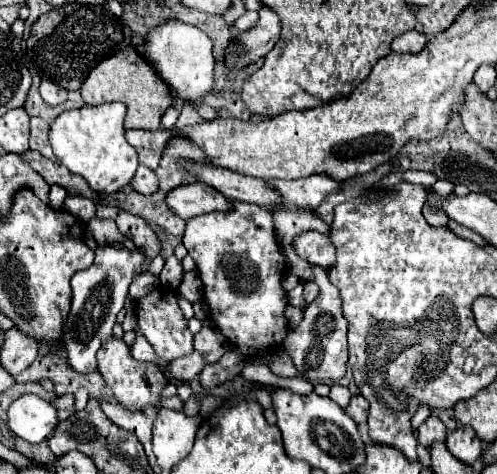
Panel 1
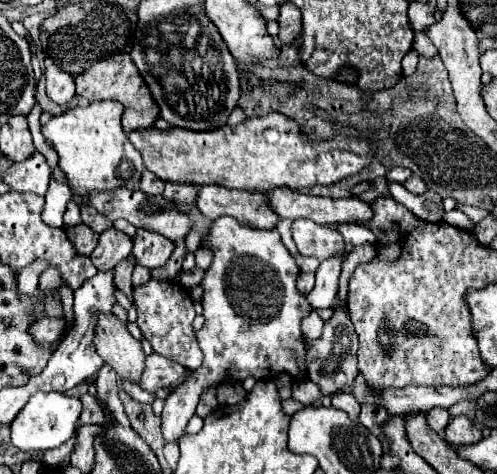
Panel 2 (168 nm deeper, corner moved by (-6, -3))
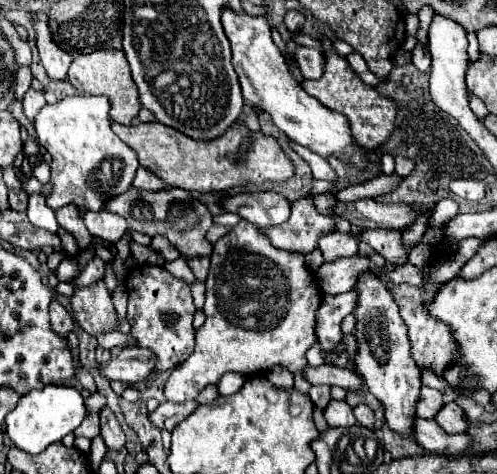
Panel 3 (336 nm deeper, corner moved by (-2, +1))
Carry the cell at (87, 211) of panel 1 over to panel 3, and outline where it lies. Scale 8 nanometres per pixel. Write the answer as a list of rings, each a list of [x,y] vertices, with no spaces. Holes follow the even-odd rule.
[[[85,212],[83,222],[87,226],[87,230],[91,232],[91,236],[107,240],[107,242],[117,242],[125,230],[127,230],[127,222],[123,220],[123,216],[119,214],[111,214],[111,212]]]

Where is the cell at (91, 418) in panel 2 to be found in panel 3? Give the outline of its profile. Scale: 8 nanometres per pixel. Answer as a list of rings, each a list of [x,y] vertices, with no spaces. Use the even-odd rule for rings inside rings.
[[[105,406],[101,412],[99,412],[99,420],[101,420],[101,436],[105,440],[105,444],[113,450],[119,450],[123,448],[125,444],[125,434],[115,418],[115,414]]]

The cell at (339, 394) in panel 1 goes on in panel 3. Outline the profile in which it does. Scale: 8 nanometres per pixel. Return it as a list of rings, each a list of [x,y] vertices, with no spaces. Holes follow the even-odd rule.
[[[331,400],[329,406],[325,408],[325,420],[329,426],[351,426],[355,424],[353,408],[347,402]]]

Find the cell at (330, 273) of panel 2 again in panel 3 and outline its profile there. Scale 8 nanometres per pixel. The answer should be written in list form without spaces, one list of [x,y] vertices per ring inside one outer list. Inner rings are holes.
[[[359,230],[353,232],[353,236],[341,234],[341,232],[323,236],[323,240],[319,240],[319,250],[323,252],[325,262],[333,262],[337,258],[357,254],[357,236],[359,236]]]

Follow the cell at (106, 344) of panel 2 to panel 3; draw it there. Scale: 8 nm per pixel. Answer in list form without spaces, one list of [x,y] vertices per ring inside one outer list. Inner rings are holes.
[[[103,282],[87,288],[75,288],[71,306],[75,320],[87,334],[101,336],[117,330],[117,312]]]

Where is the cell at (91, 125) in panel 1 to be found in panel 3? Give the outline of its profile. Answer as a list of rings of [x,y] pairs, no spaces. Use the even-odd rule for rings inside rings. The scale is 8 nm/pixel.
[[[83,94],[83,96],[63,98],[55,104],[47,104],[35,116],[35,132],[37,132],[39,144],[43,148],[47,148],[47,152],[51,154],[49,166],[51,166],[53,192],[49,192],[45,198],[53,210],[57,210],[65,204],[77,204],[79,208],[97,212],[103,208],[103,200],[107,200],[107,196],[117,196],[119,192],[127,192],[127,188],[131,188],[135,172],[139,168],[137,154],[121,138],[117,138],[117,134],[111,130],[109,110],[111,110],[111,102],[107,96]]]

